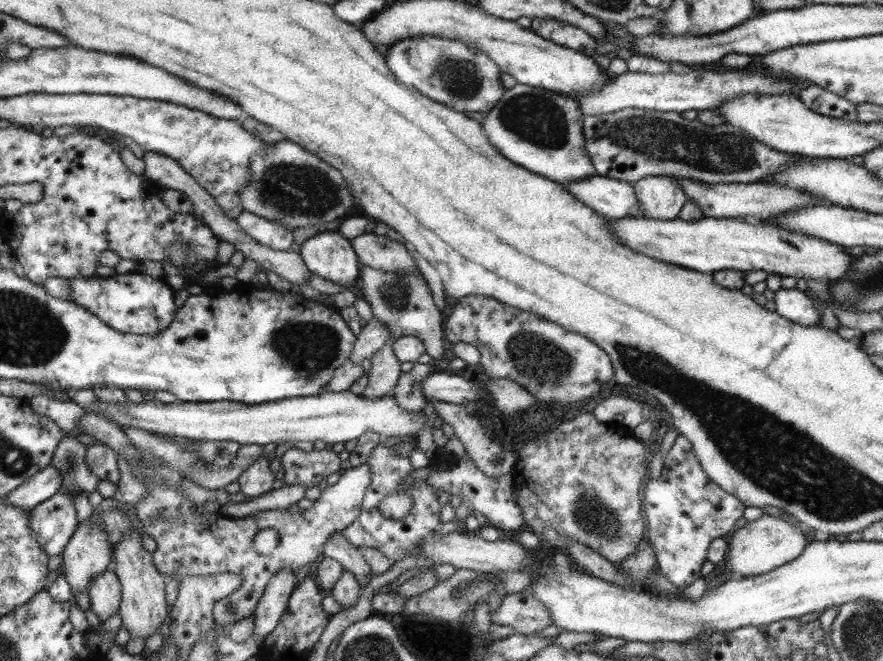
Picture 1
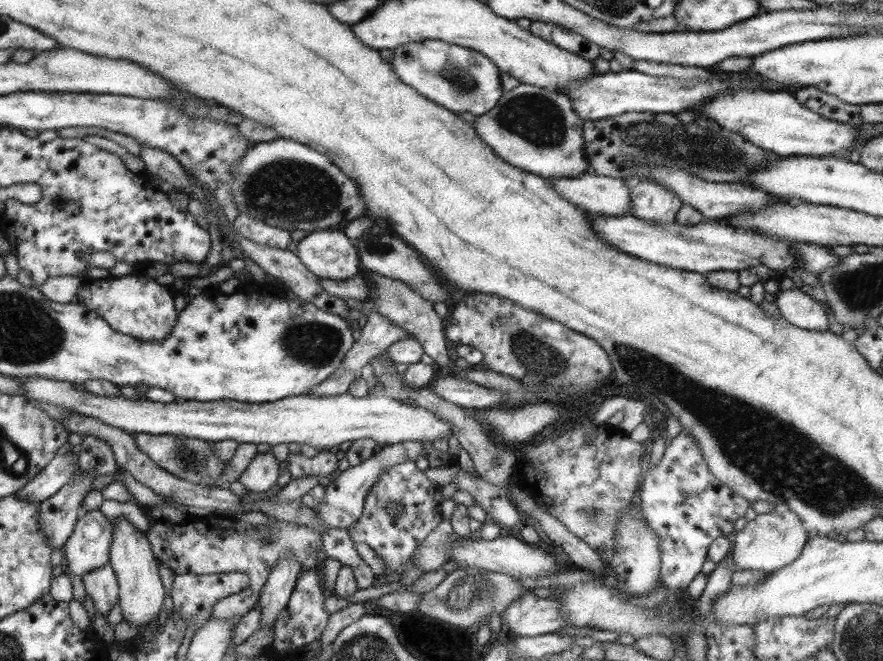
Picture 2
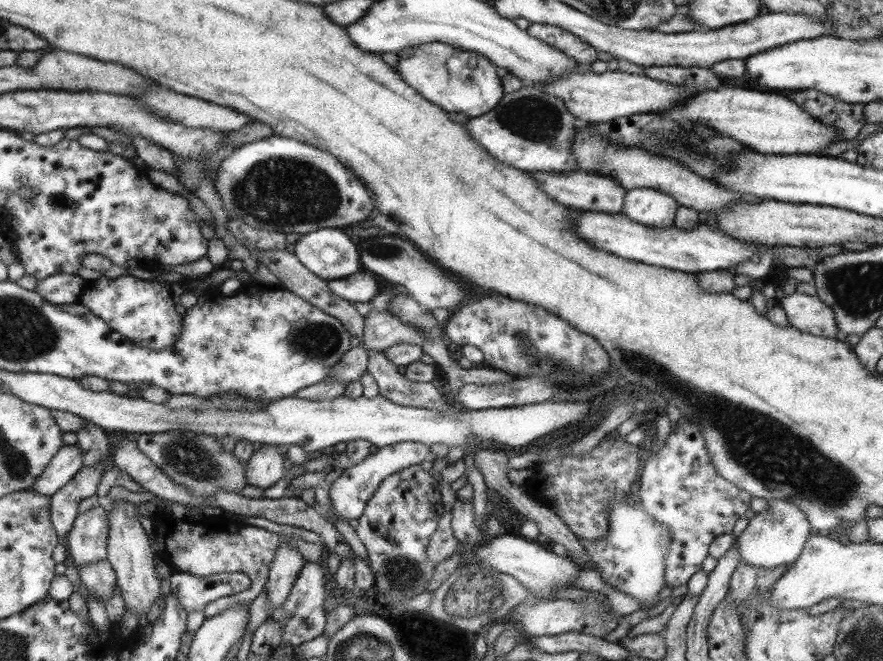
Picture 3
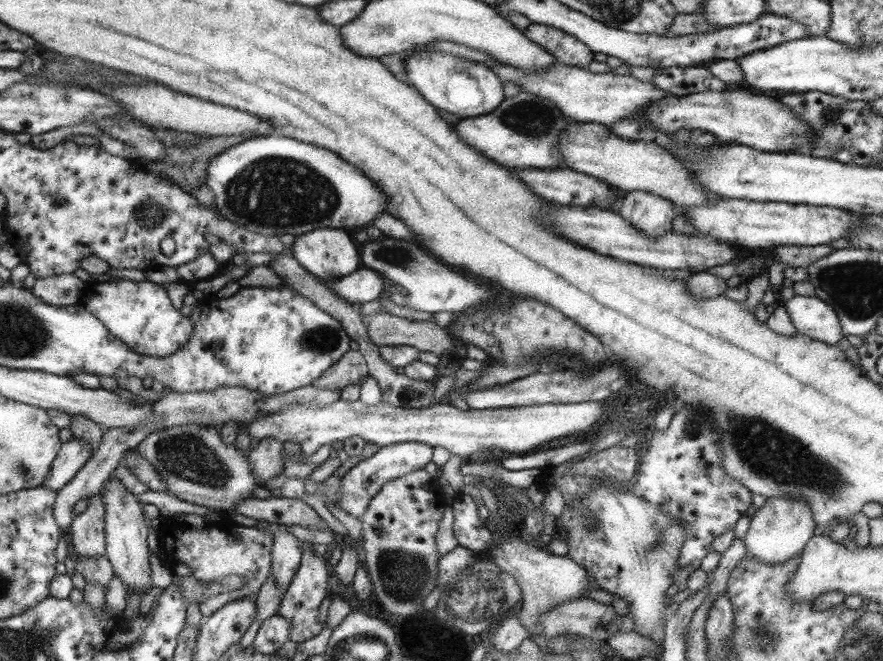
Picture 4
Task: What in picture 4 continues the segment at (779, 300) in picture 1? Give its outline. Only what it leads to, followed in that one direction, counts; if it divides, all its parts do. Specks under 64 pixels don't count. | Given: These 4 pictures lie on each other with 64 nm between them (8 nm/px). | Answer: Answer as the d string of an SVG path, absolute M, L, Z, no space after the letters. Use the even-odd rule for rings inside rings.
M795 294L787 302L779 302L779 306L787 310L797 334L823 340L825 344L837 344L843 336L837 314L821 298Z

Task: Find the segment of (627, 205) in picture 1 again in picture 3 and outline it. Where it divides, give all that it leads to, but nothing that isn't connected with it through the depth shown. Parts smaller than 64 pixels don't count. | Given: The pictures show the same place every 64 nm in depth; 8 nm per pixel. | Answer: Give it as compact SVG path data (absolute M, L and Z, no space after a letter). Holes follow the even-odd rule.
M533 172L529 174L539 182L539 188L559 204L565 204L573 210L579 212L605 212L605 214L621 214L623 202L625 202L625 188L619 186L613 178L599 176L599 174L589 174L589 172L567 172L567 174L541 174Z

